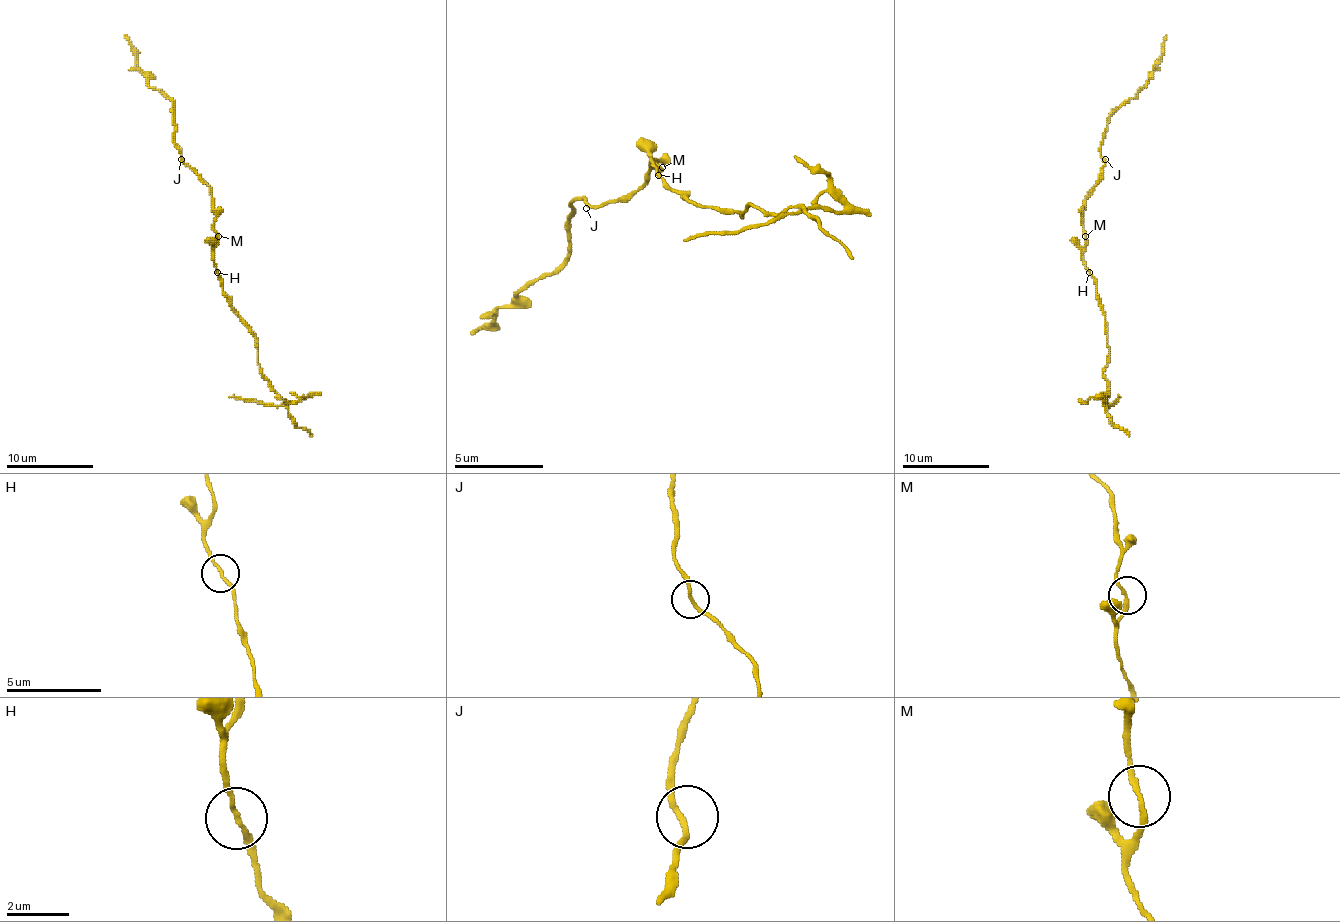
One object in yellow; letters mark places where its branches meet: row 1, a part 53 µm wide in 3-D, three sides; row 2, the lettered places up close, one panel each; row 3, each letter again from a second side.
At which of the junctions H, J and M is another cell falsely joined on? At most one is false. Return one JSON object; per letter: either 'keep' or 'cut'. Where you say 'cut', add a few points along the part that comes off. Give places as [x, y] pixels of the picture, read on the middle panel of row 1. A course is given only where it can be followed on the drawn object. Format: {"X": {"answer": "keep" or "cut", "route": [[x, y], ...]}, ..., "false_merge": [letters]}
{"H": {"answer": "cut", "route": [[657, 176], [688, 203], [742, 217], [751, 203], [782, 217], [805, 208], [840, 212], [845, 194], [796, 154]]}, "J": {"answer": "keep"}, "M": {"answer": "keep"}, "false_merge": ["H"]}

